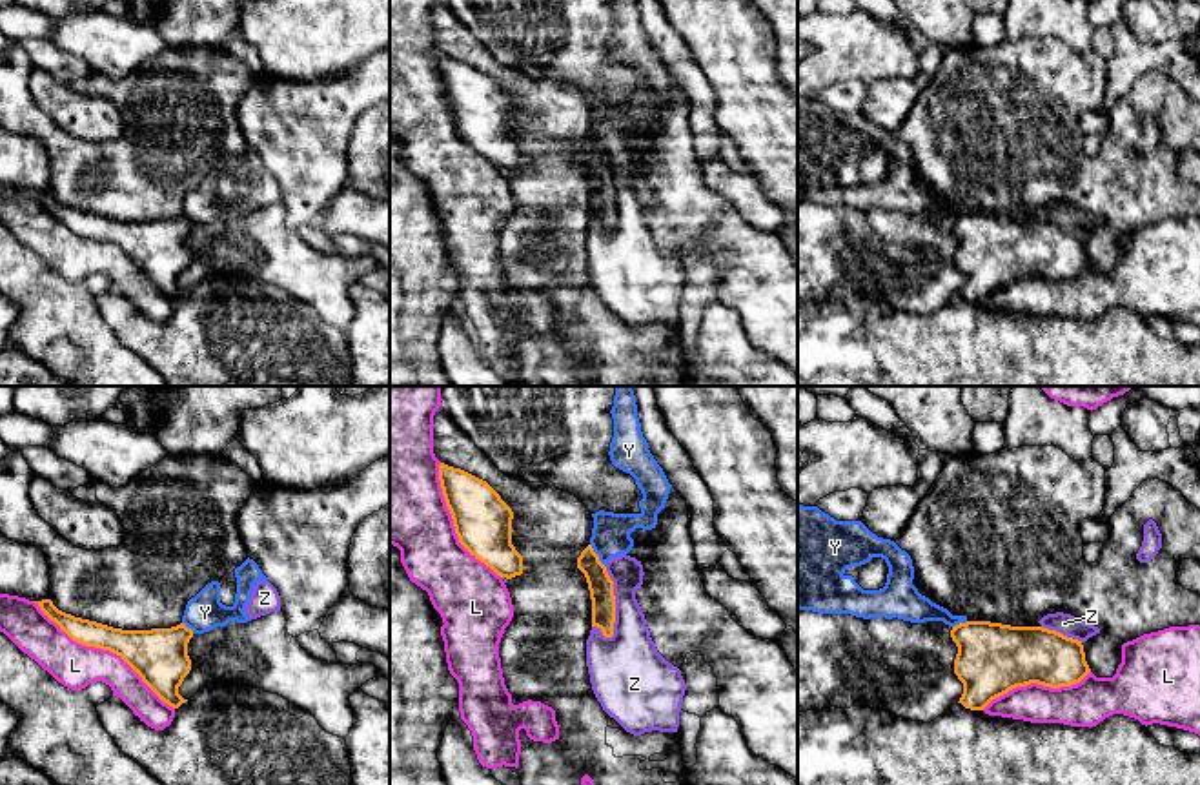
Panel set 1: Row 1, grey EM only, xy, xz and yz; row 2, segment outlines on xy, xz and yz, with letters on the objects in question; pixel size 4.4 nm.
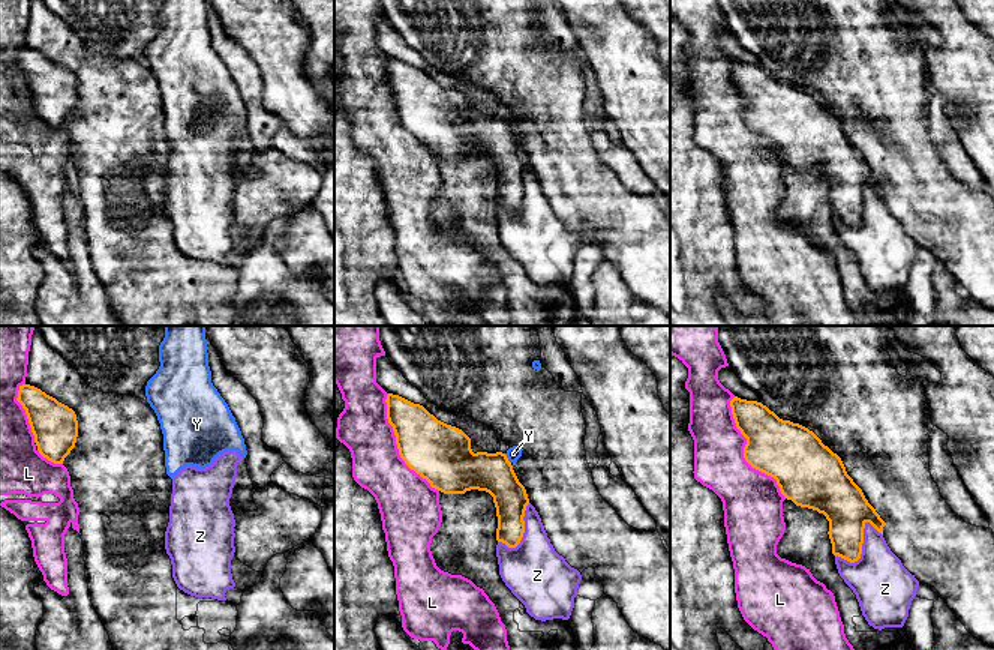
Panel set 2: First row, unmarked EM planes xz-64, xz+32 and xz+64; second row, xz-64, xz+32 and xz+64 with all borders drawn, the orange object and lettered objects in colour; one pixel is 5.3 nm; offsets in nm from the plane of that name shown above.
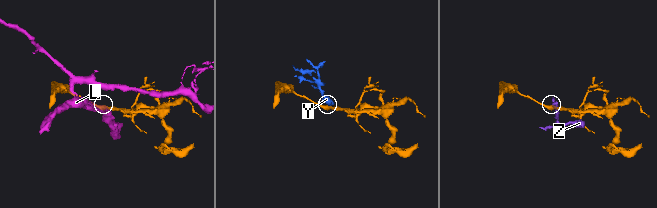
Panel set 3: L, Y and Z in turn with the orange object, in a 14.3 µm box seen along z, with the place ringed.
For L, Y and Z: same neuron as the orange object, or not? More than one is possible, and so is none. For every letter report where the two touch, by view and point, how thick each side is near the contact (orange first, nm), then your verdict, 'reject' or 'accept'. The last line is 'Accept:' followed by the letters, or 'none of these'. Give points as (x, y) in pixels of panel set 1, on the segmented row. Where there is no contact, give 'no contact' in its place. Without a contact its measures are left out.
L: xy (104, 649) | 240/200 nm | reject
Y: xz (596, 554) | 110/180 nm | reject
Z: xz (614, 601) | 110/240 nm | reject
Accept: none of these

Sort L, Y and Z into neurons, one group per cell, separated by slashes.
L / Y Z

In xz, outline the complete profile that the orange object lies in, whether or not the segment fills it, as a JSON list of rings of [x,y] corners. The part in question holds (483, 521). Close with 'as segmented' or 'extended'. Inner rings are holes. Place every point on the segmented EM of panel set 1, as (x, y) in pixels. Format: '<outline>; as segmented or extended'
[[[439,464],[439,481],[459,543],[497,576],[523,574],[523,556],[512,545],[512,508],[483,479]]]; as segmented

